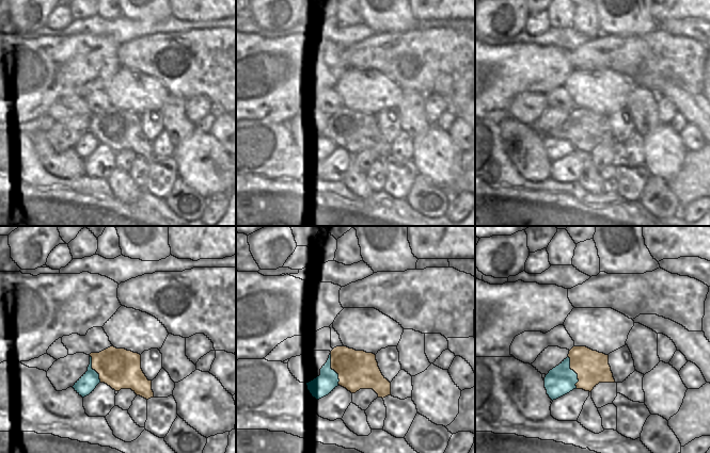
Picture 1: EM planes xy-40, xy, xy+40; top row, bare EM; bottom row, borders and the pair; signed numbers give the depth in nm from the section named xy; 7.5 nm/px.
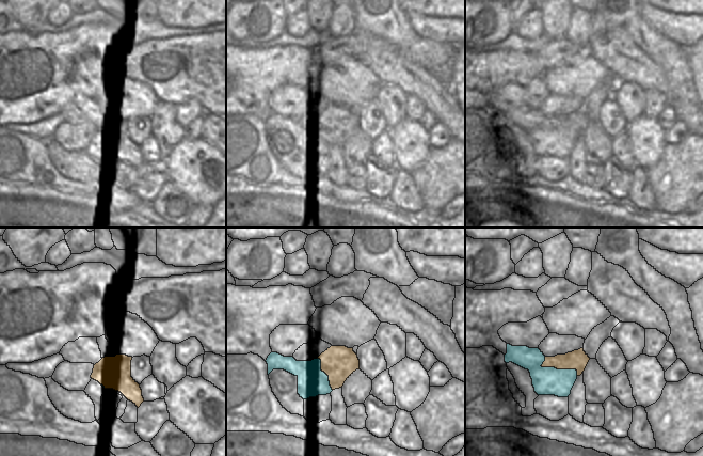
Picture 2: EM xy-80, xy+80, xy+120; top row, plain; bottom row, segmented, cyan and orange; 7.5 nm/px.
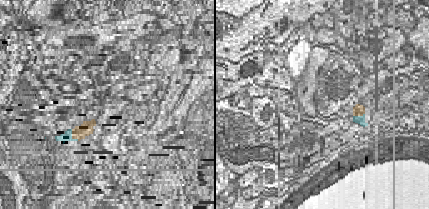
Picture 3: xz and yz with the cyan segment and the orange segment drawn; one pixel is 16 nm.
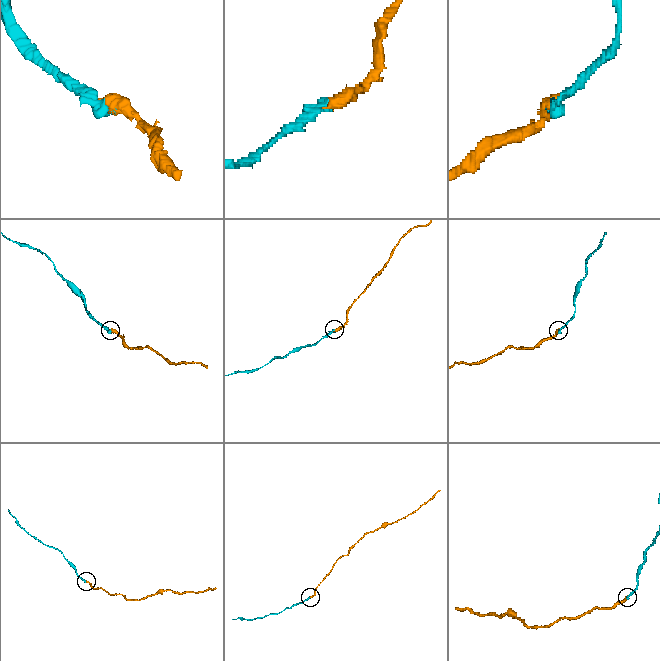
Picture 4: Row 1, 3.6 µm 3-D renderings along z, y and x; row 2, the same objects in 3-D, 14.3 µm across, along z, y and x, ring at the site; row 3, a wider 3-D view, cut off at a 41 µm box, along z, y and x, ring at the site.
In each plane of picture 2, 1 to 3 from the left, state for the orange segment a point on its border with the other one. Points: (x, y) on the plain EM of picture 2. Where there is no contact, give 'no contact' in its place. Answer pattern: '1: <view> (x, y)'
1: xy-80 (102, 146)
2: xy+80 (325, 135)
3: xy+120 (560, 130)

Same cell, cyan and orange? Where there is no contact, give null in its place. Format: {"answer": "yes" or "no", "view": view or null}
{"answer": "no", "view": "xy+40"}

